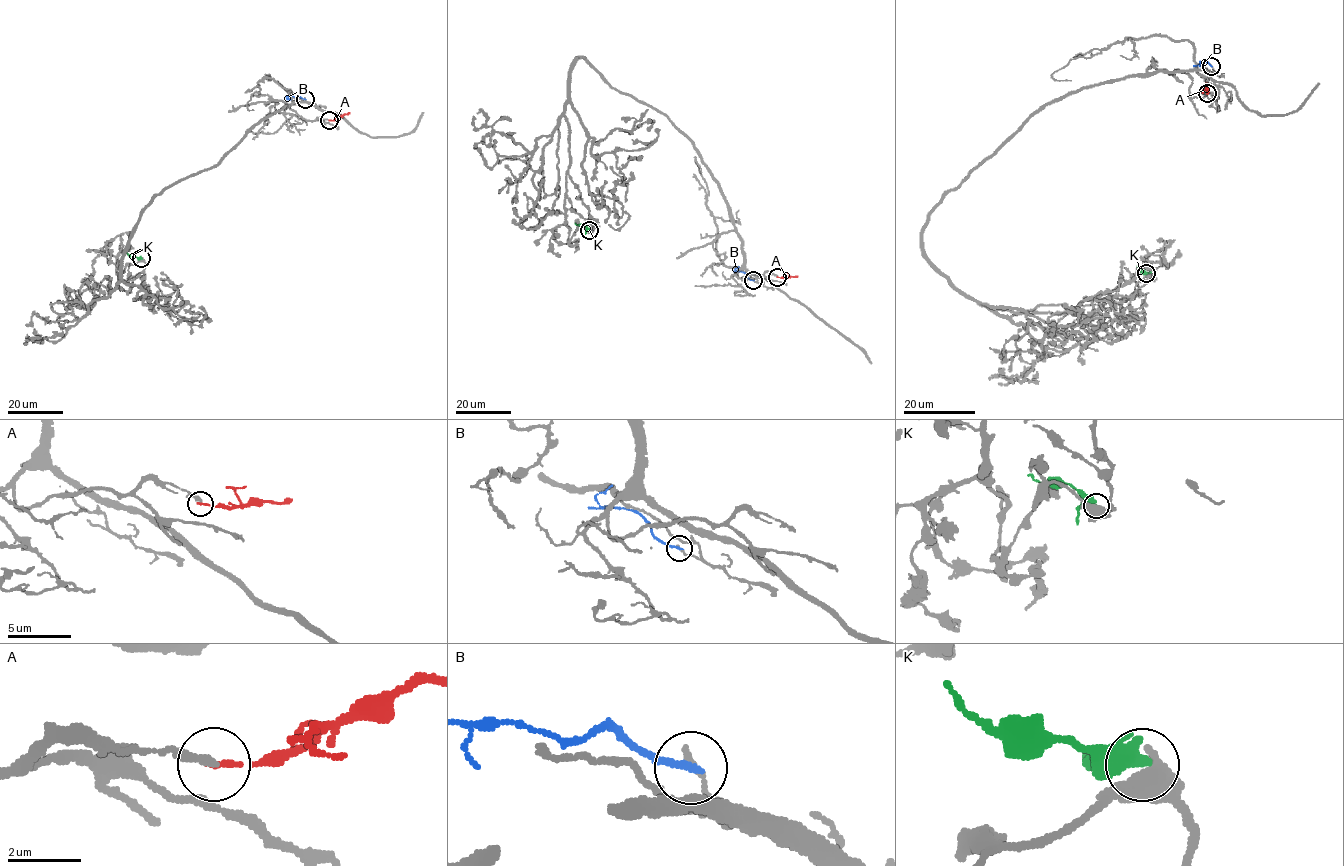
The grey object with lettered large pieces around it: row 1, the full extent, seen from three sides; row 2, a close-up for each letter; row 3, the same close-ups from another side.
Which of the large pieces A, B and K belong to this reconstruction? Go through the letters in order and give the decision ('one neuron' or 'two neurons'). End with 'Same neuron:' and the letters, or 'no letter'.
A: two neurons
B: two neurons
K: two neurons
Same neuron: no letter

